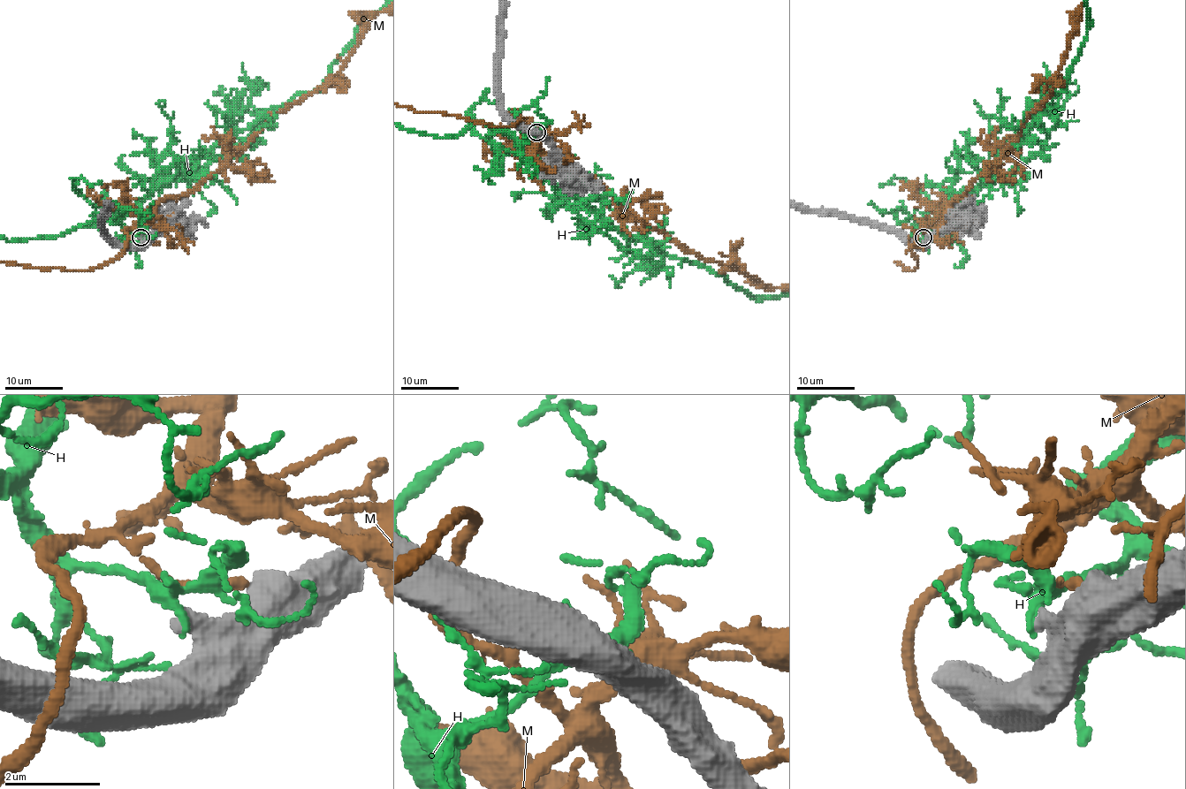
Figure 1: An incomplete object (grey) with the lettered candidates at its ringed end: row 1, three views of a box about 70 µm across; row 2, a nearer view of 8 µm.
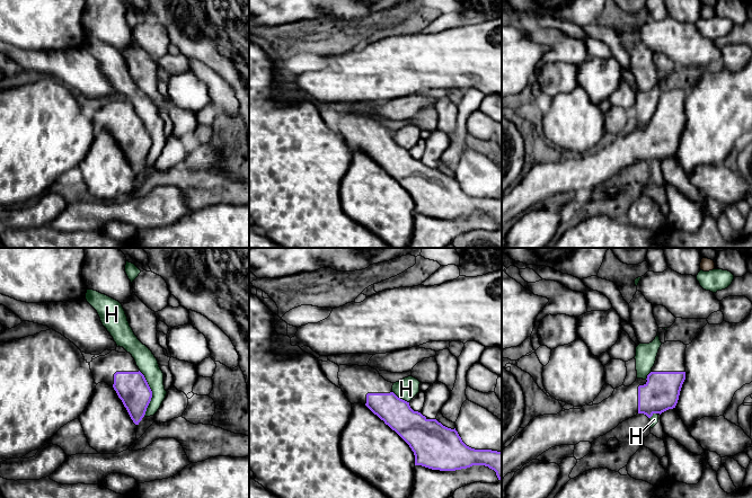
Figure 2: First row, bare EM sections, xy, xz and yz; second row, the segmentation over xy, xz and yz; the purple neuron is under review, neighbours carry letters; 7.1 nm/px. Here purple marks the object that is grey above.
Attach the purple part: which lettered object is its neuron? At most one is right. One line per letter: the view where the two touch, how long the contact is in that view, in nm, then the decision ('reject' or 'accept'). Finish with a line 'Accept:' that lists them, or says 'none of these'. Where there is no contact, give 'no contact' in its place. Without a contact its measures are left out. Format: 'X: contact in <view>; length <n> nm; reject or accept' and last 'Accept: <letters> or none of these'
H: contact in xy; length 340 nm; reject
M: no contact; reject
Accept: none of these

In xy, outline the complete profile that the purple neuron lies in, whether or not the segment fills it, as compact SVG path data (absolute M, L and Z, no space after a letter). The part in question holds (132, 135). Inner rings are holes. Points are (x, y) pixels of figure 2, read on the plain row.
M112 98L105 104L99 104L90 109L90 117L94 123L95 131L105 130L113 134L118 145L122 148L131 167L135 172L142 168L145 162L147 155L152 145L152 139L132 103L127 99L118 100Z

